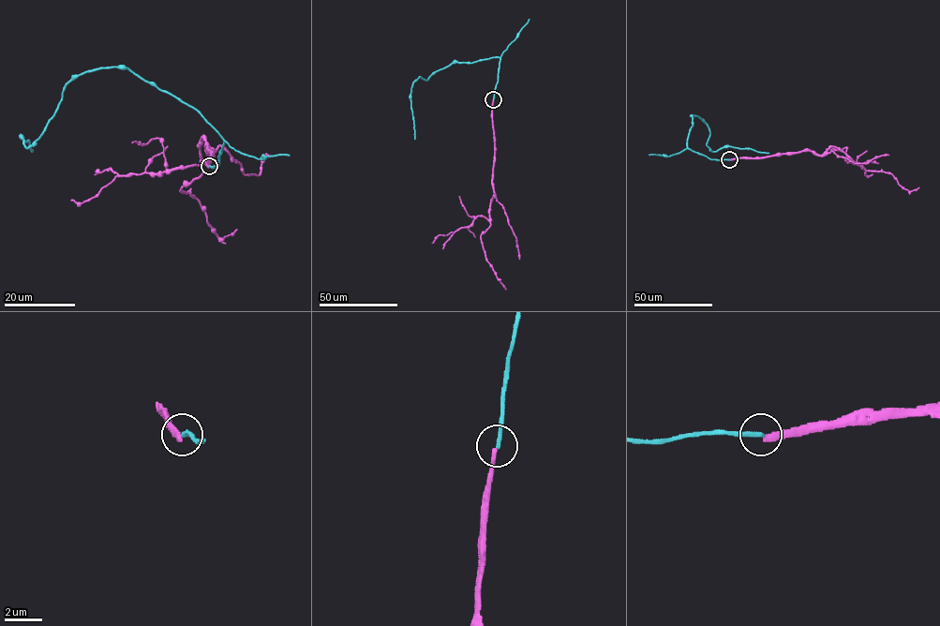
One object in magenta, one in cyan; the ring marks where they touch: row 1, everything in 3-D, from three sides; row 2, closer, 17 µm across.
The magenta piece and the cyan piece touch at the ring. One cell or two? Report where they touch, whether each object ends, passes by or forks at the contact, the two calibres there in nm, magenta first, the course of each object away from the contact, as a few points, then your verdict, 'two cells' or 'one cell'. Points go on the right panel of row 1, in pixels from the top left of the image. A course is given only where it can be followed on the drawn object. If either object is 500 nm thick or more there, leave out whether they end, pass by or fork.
(729, 159) | magenta ends | cyan ends | 280/240 nm | magenta via (729, 159), (808, 150), (822, 155), (836, 146), (866, 171), (889, 172), (909, 191), (918, 187) | cyan via (729, 159), (709, 159), (687, 147), (693, 115), (708, 128), (707, 144), (712, 152), (731, 146), (768, 153) | two cells

